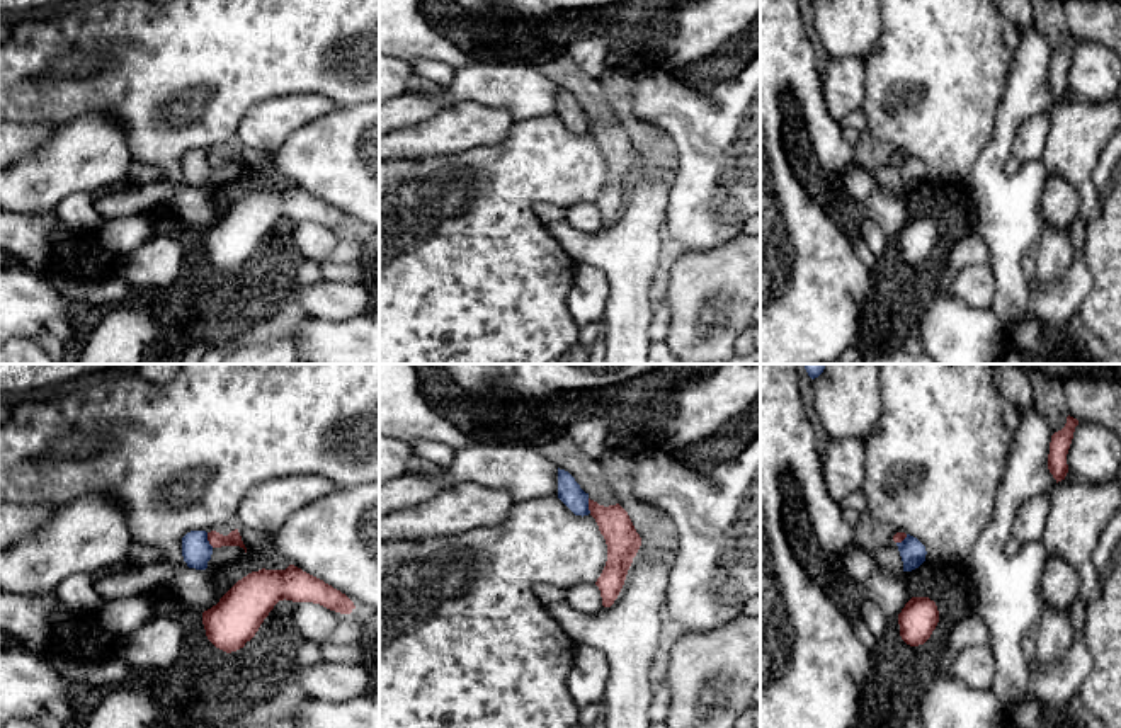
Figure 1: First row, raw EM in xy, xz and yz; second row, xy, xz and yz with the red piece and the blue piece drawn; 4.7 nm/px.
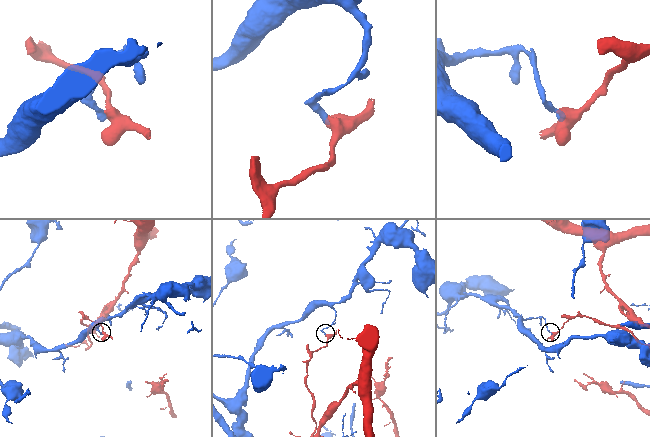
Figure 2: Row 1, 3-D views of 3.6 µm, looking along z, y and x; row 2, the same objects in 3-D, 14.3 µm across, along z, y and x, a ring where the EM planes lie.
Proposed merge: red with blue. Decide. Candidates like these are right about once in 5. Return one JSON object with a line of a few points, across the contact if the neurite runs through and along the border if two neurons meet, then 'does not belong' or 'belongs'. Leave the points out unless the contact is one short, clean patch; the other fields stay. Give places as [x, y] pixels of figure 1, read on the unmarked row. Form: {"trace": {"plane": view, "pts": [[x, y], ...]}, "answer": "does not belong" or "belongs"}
{"trace": {"plane": "xy", "pts": [[206, 152], [206, 159], [213, 165]]}, "answer": "does not belong"}

